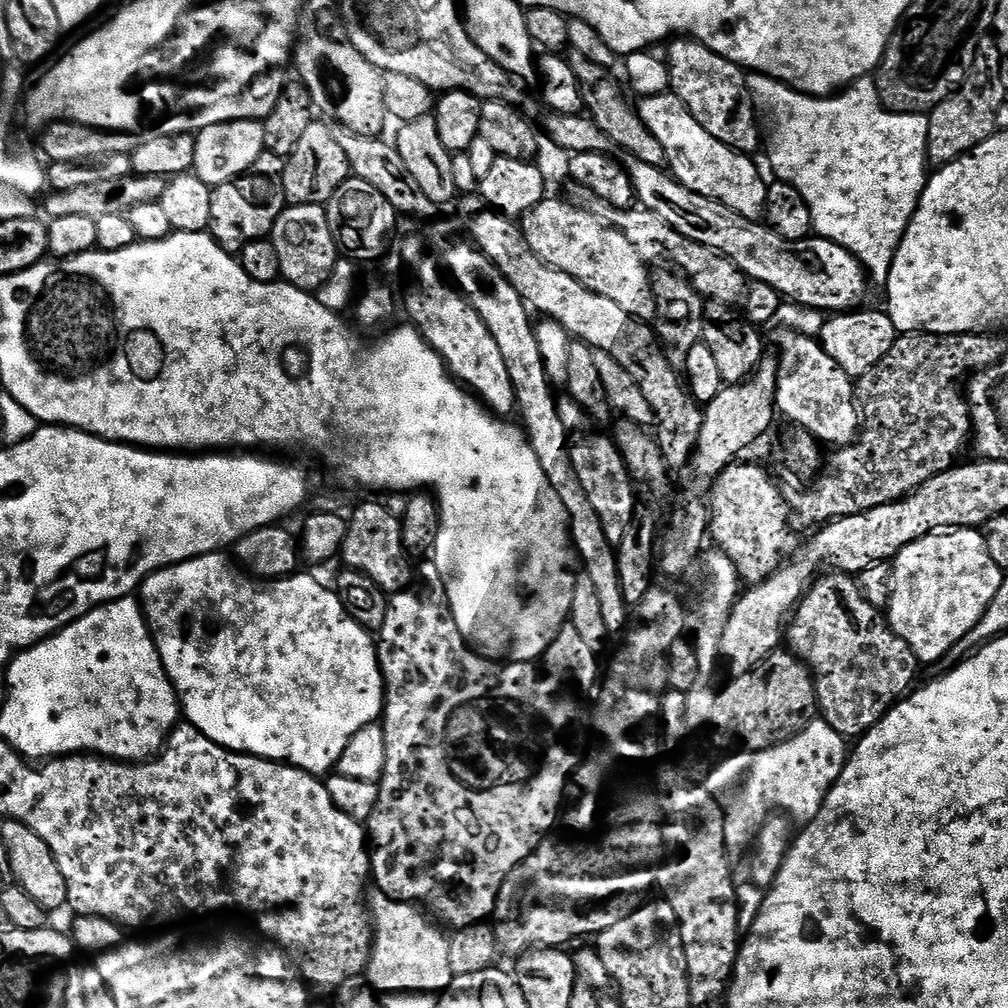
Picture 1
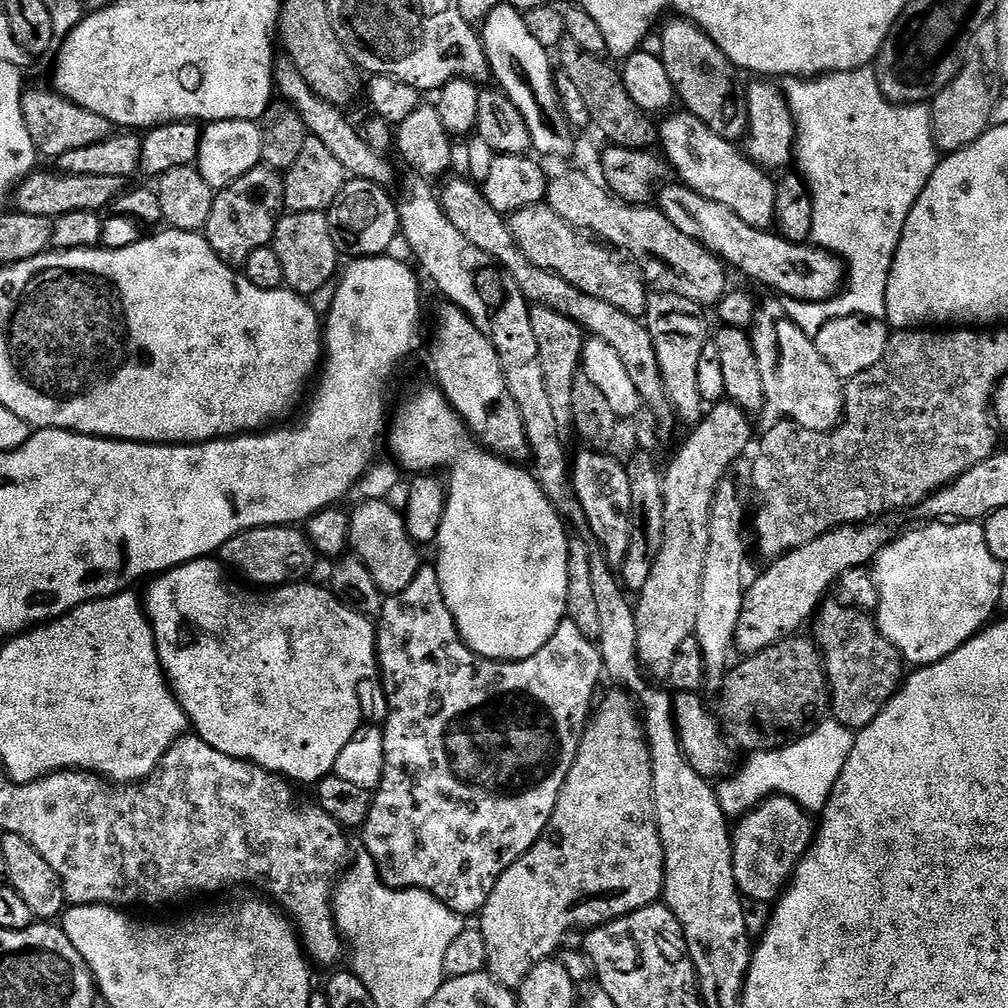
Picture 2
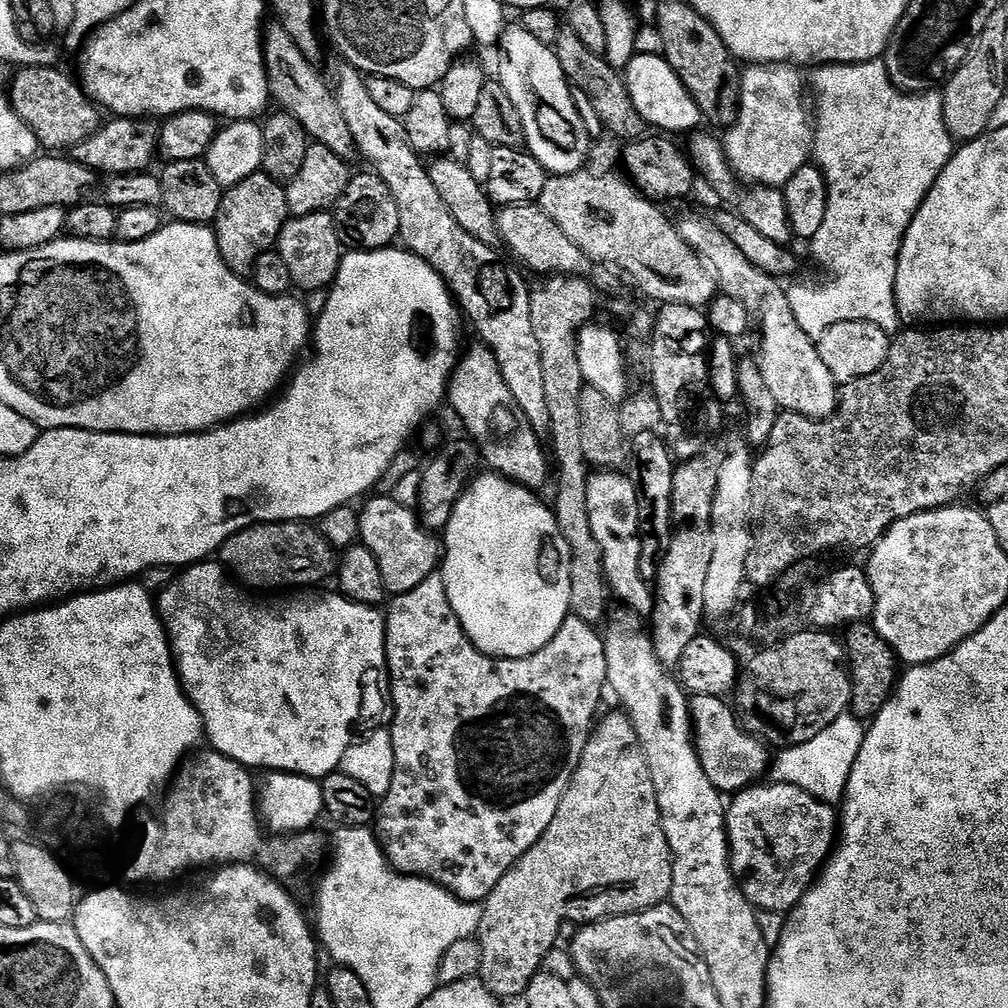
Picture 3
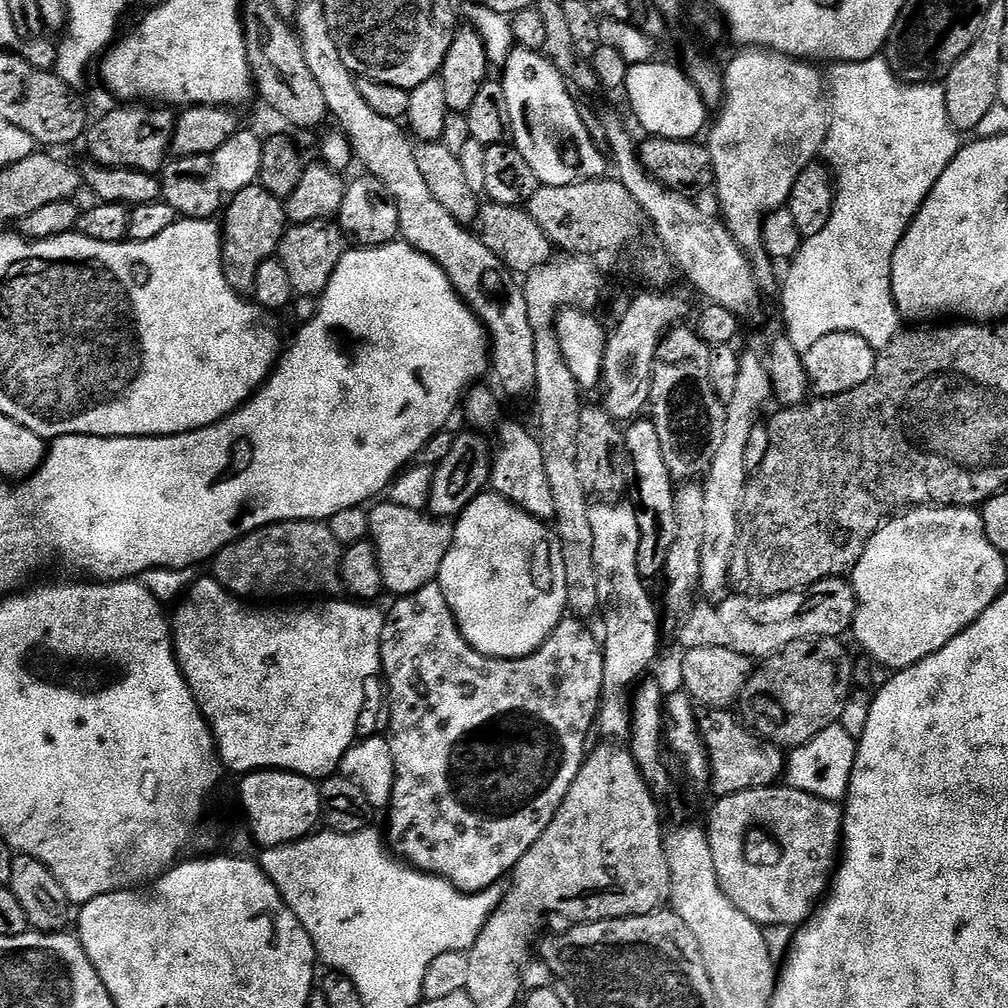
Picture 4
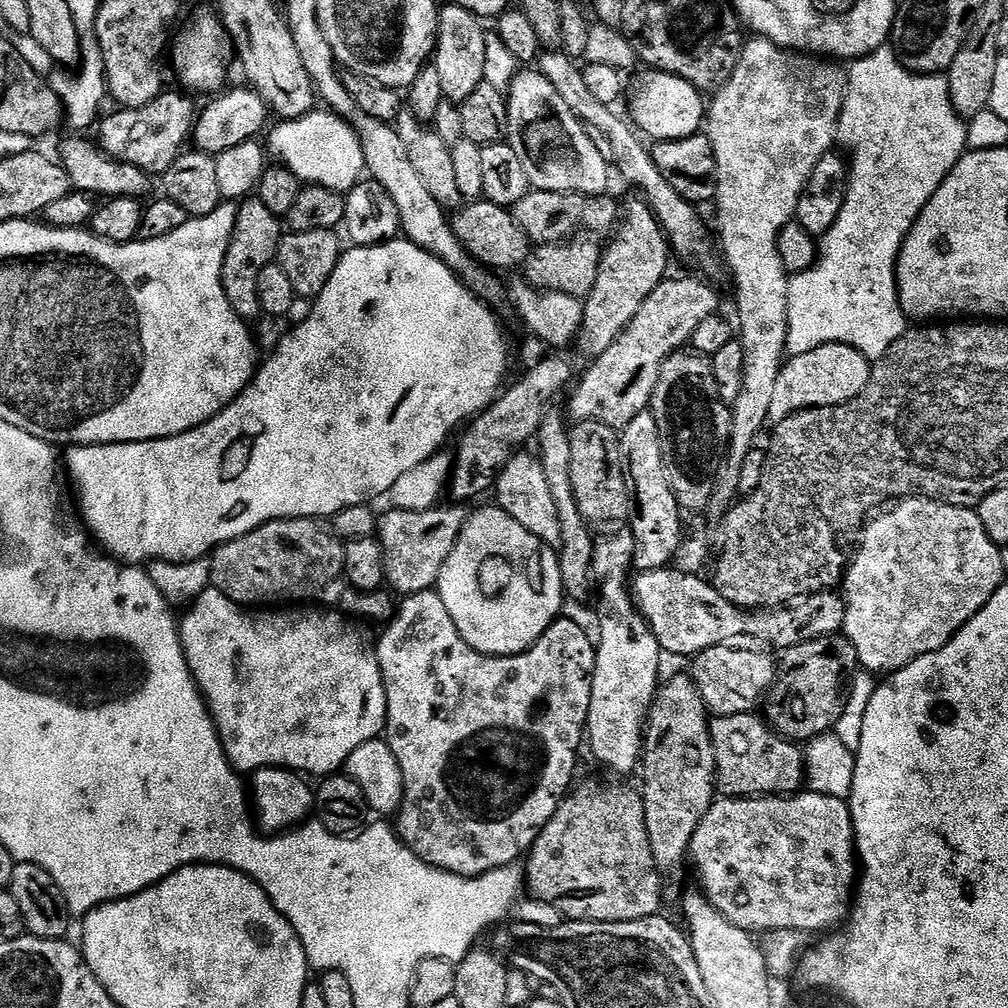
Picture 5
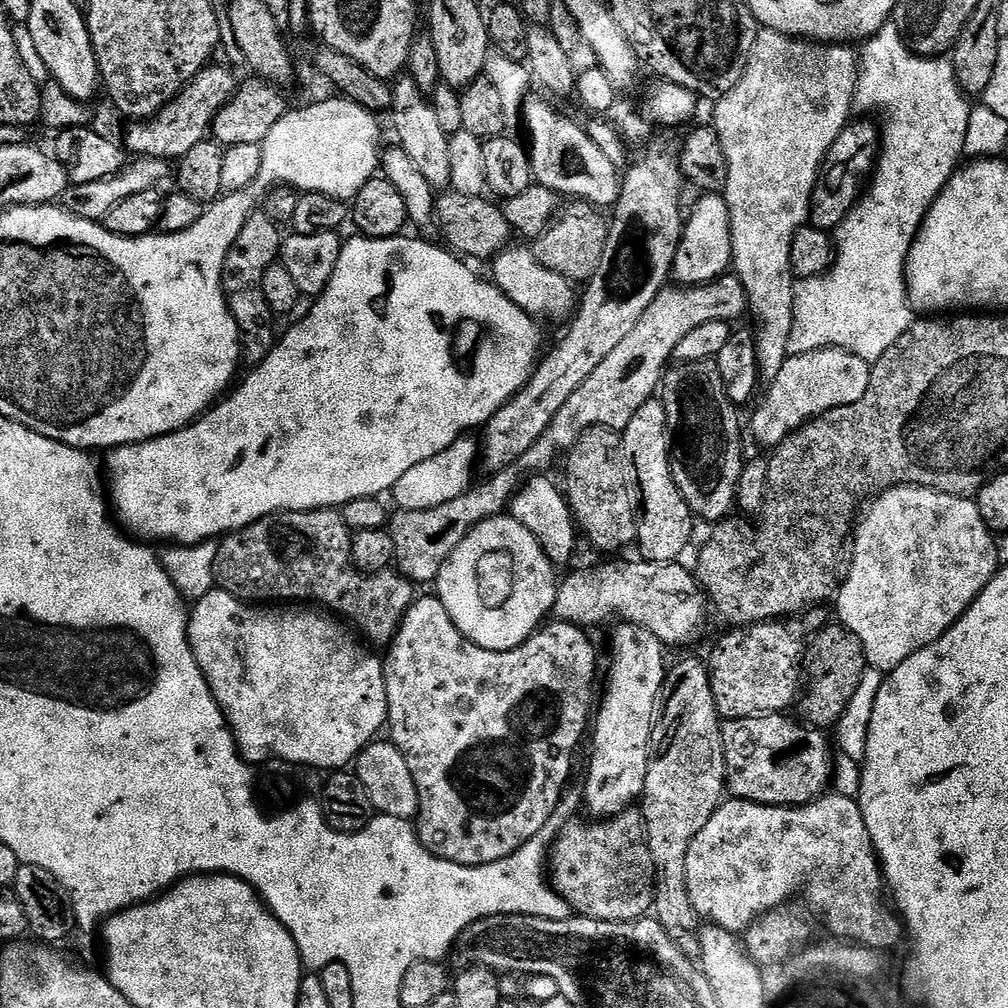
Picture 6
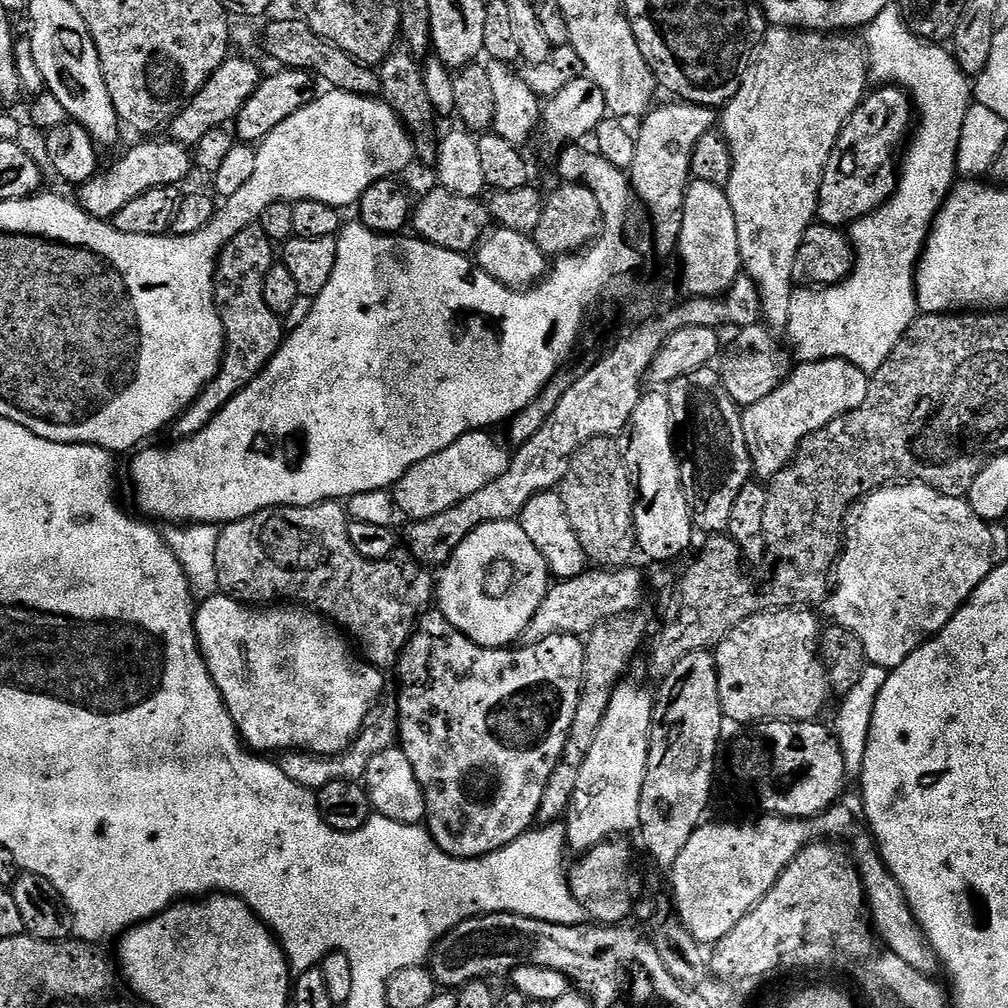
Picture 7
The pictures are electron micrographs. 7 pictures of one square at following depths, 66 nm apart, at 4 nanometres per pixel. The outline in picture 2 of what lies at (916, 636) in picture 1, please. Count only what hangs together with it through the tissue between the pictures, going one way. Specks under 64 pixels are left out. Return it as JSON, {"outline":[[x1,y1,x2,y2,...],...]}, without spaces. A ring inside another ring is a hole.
{"outline":[[928,522,920,527,924,528,916,528,913,532,906,533,905,536,897,535,894,542,887,544,874,561,874,569,876,568,876,572,874,571,874,579,876,581,876,589,880,595,880,604,874,609,876,627,879,628,880,633,896,647,901,657,912,666,937,664,942,658,954,654,954,650,961,648,961,646,972,639,977,632,981,631,981,629,993,619,991,616,994,615,995,612,998,612,1002,578,1006,575,1005,565,998,558,994,558,994,554,990,554,990,546,986,546,986,534,979,523]]}

